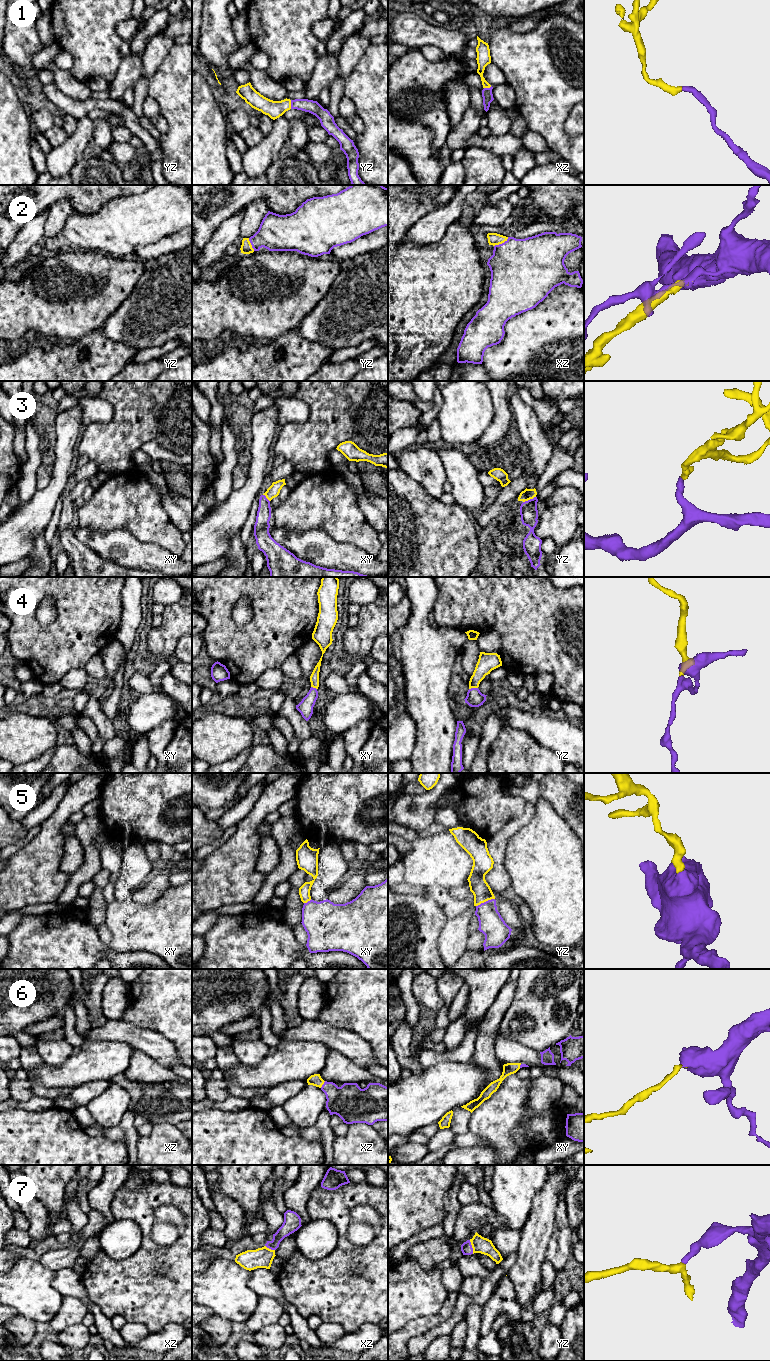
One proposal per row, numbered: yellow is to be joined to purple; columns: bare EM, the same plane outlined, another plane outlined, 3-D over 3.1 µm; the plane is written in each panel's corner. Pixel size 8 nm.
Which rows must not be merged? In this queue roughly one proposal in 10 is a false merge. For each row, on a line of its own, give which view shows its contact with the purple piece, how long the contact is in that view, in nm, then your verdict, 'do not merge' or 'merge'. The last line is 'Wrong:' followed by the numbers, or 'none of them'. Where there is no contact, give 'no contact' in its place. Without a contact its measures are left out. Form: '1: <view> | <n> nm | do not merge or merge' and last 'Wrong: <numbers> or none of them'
1: yz | 70 nm | merge
2: xz | 140 nm | merge
3: yz | 120 nm | merge
4: yz | 70 nm | merge
5: yz | 170 nm | merge
6: xz | 70 nm | merge
7: yz | 120 nm | merge
Wrong: none of them

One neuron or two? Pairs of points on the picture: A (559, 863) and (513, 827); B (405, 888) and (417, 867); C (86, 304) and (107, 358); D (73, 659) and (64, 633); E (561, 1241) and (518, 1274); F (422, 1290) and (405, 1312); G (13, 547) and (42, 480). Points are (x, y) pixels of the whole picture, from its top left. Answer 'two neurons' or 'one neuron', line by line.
A: two neurons
B: two neurons
C: two neurons
D: one neuron
E: two neurons
F: one neuron
G: two neurons

